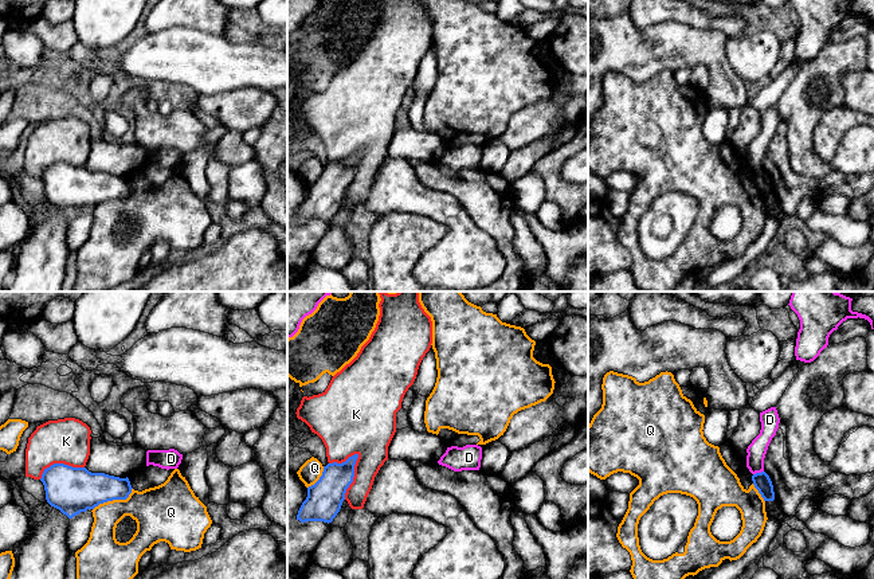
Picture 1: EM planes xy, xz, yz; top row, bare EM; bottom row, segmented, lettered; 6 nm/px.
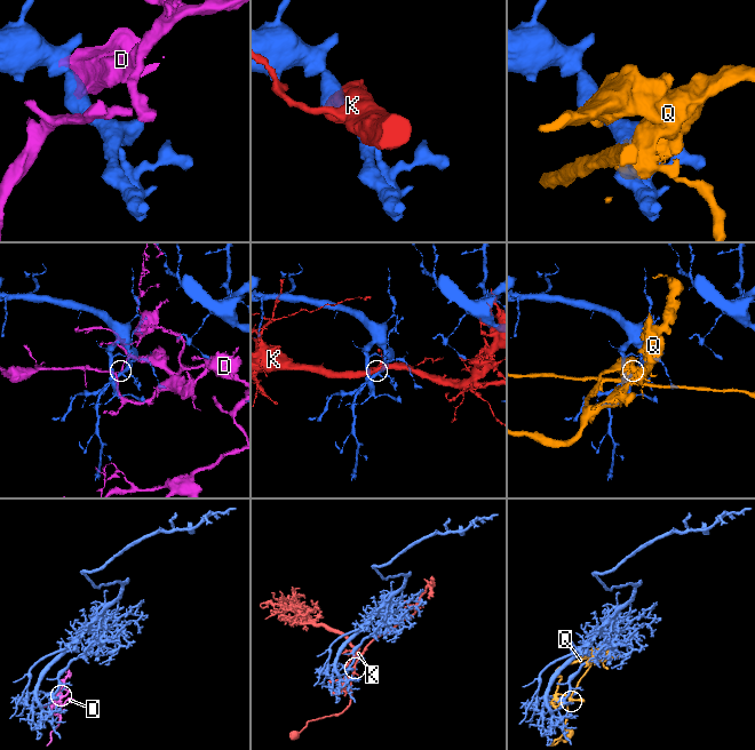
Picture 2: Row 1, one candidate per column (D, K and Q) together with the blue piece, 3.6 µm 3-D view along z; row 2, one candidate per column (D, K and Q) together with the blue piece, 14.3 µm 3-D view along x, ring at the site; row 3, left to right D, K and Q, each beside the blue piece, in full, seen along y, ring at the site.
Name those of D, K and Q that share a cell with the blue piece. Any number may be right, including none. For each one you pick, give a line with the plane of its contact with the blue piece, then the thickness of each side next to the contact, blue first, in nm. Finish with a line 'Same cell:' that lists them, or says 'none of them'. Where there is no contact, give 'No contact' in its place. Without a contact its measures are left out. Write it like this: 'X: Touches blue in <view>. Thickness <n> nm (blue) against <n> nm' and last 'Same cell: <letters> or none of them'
Same cell: none of them

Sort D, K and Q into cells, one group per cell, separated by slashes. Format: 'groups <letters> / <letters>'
groups D / K / Q

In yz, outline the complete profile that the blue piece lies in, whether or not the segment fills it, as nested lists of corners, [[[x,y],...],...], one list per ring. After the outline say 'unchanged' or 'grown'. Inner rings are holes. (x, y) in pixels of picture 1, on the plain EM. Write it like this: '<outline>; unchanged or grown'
[[[765,171],[756,172],[752,175],[755,187],[759,189],[764,200],[773,200],[775,191],[769,175]]]; unchanged

